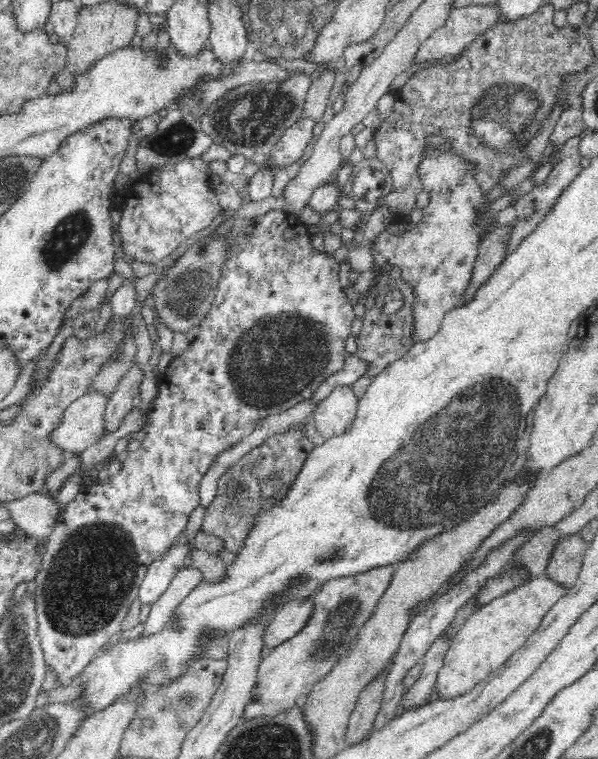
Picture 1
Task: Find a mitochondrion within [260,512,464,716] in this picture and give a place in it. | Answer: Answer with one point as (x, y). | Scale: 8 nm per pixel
(337, 623)

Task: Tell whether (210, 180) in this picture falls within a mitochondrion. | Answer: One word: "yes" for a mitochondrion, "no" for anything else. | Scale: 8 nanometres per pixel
no

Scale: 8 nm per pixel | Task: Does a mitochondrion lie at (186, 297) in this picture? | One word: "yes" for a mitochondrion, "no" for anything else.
yes

